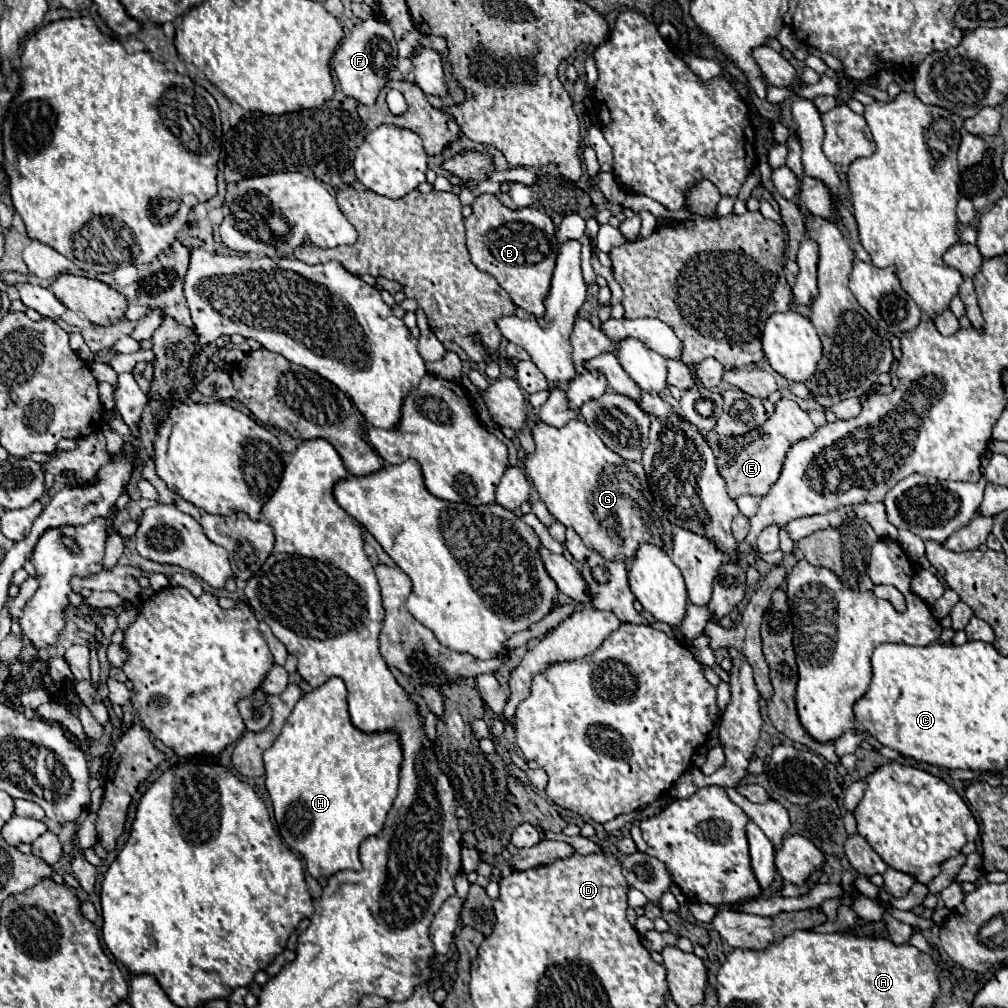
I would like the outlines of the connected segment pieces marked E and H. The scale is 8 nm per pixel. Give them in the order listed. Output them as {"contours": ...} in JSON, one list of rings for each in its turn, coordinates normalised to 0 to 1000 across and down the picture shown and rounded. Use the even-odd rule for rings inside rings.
{"contours":[[[[776,395],[774,399],[768,401],[768,411],[762,413],[762,417],[756,423],[752,423],[736,433],[716,435],[714,444],[708,448],[708,452],[710,452],[712,470],[720,478],[722,492],[726,496],[740,492],[740,490],[758,492],[764,486],[764,482],[770,478],[770,474],[774,472],[776,458],[778,458],[782,444],[788,438],[792,438],[794,435],[806,433],[808,429],[810,429],[810,423],[802,415],[802,411],[788,397]]],[[[327,673],[323,675],[319,681],[315,681],[313,685],[310,685],[308,688],[302,688],[296,698],[292,700],[288,712],[284,714],[278,730],[274,732],[274,736],[270,738],[270,742],[266,742],[262,746],[262,760],[264,760],[264,784],[268,786],[270,792],[270,800],[272,800],[272,810],[274,810],[274,817],[278,823],[278,829],[282,831],[282,835],[300,847],[300,851],[304,853],[304,861],[306,865],[315,873],[315,871],[325,871],[335,863],[357,863],[357,853],[355,853],[355,839],[359,833],[363,833],[365,829],[375,827],[381,821],[383,815],[383,808],[389,802],[389,796],[393,792],[393,784],[395,784],[395,772],[397,772],[397,758],[401,754],[399,750],[399,738],[397,738],[397,730],[393,724],[379,724],[379,726],[359,726],[355,724],[345,708],[345,696],[343,696],[343,683],[341,677],[337,673]]]]}

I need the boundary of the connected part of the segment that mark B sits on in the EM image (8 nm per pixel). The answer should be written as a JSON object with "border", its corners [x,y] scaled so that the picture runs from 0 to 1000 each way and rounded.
{"border":[[[478,192],[468,202],[468,214],[460,216],[462,246],[468,262],[488,272],[494,282],[506,292],[508,300],[524,312],[540,312],[540,296],[544,292],[550,260],[554,254],[554,240],[550,222],[544,212],[532,206],[508,208],[496,202],[488,192]]]}

